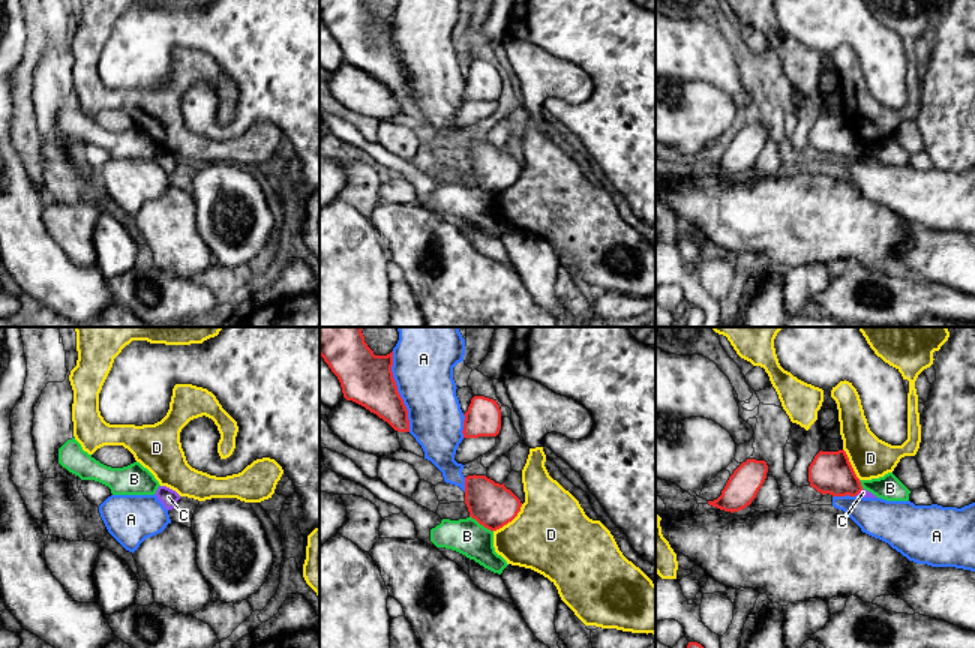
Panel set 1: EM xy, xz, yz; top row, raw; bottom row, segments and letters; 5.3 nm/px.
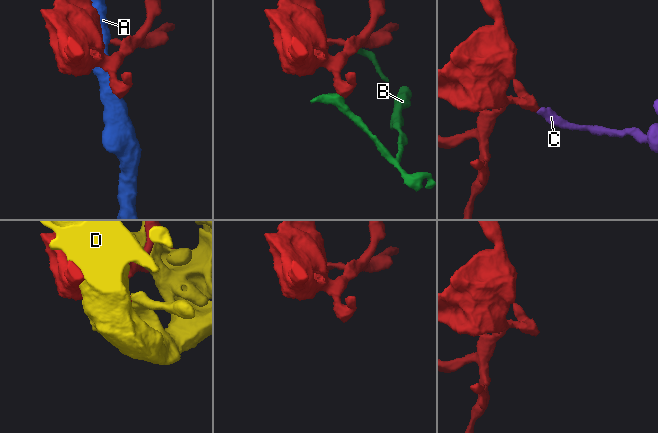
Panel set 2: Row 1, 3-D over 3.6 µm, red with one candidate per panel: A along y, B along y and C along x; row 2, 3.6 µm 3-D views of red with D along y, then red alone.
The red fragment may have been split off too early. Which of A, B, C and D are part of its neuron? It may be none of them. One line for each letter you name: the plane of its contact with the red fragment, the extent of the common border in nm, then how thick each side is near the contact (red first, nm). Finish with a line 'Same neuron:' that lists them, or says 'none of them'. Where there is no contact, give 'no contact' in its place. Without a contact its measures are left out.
Same neuron: none of them

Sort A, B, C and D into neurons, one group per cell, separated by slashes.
A / B / C / D

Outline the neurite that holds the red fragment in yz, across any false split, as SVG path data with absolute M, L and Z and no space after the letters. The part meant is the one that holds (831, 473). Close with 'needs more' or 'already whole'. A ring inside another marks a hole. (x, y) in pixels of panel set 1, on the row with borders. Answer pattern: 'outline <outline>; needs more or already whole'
outline M820 450L808 466L808 482L822 495L856 496L862 490L844 450Z; already whole

